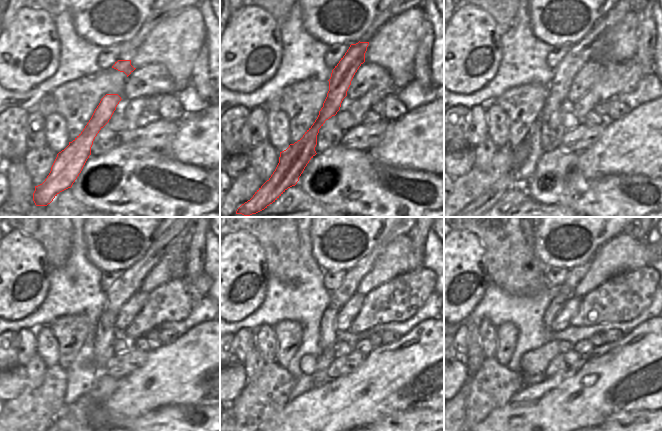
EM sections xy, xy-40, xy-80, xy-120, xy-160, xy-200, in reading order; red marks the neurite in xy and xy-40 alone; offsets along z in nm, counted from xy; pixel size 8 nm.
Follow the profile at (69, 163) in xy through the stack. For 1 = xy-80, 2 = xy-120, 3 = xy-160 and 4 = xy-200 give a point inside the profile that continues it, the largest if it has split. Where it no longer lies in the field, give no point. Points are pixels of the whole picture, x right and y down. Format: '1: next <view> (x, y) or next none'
1: next xy-80 (582, 52)
2: next xy-120 (130, 281)
3: next xy-160 (348, 288)
4: next xy-200 (576, 274)

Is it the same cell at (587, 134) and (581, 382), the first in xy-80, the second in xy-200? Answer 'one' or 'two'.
two

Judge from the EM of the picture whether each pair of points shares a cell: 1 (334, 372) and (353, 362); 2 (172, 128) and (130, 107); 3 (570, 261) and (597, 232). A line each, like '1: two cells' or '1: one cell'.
1: one cell
2: two cells
3: one cell

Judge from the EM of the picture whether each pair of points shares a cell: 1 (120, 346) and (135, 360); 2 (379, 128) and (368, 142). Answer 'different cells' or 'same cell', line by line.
1: different cells
2: same cell

